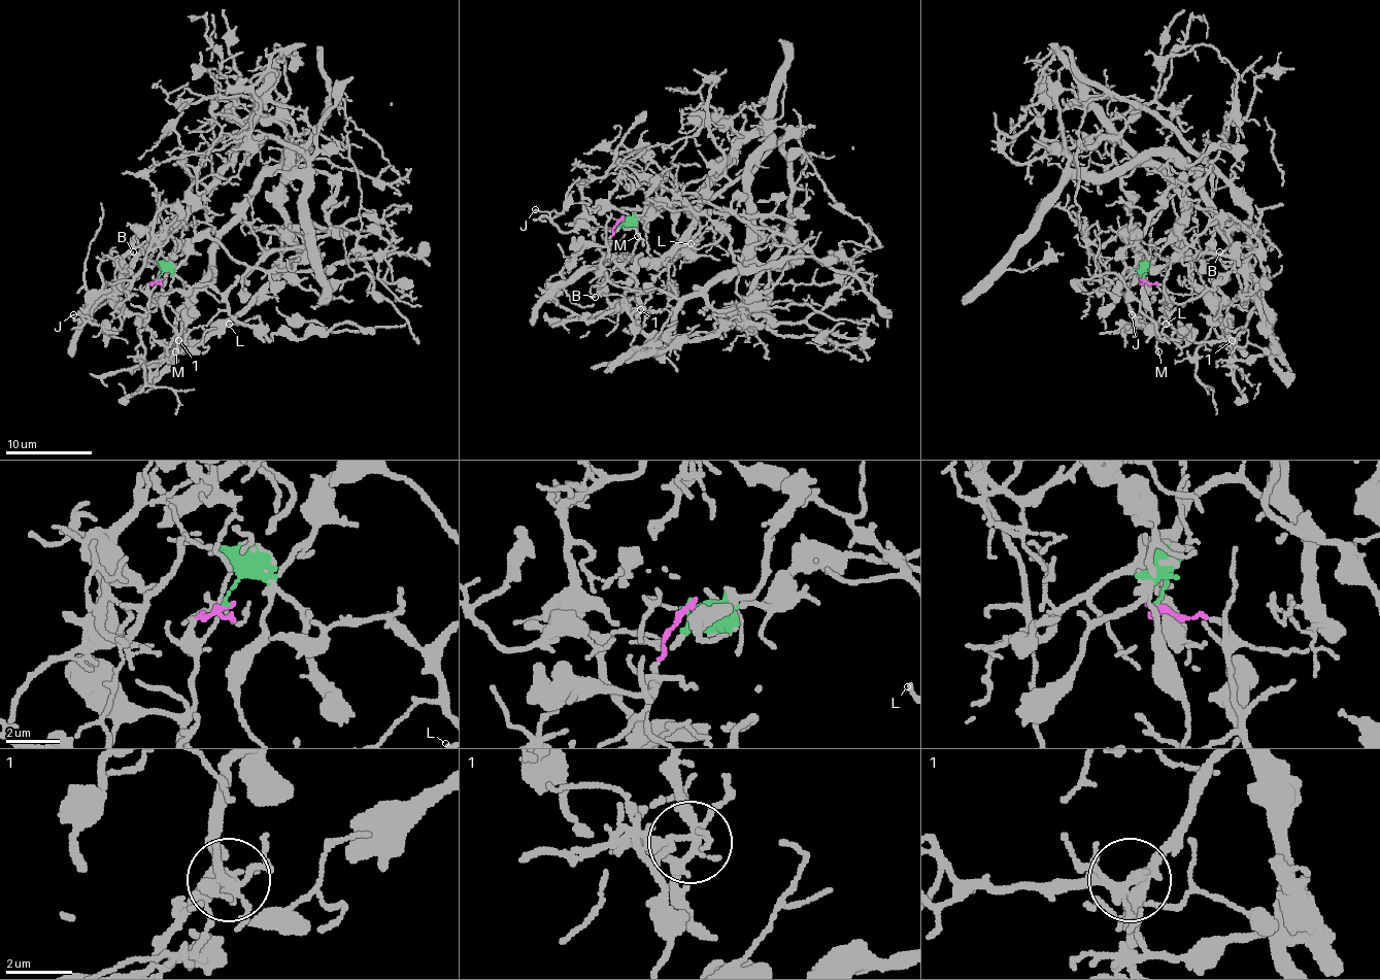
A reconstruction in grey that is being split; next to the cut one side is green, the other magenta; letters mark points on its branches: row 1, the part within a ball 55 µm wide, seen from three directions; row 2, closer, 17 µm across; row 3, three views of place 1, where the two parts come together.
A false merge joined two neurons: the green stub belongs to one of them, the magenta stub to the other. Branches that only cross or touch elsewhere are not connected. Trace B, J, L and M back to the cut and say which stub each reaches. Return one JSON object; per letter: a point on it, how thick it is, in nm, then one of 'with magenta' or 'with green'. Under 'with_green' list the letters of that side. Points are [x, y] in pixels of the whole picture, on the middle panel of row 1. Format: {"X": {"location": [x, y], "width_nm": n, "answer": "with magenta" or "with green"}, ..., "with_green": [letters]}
{"B": {"location": [595, 297], "width_nm": 150, "answer": "with green"}, "J": {"location": [535, 209], "width_nm": 110, "answer": "with green"}, "L": {"location": [691, 243], "width_nm": 170, "answer": "with magenta"}, "M": {"location": [637, 236], "width_nm": 150, "answer": "with magenta"}, "with_green": ["B", "J"]}

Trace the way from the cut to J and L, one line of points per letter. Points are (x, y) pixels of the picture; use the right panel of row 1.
J: (1140, 279), (1146, 266), (1154, 262), (1148, 246), (1144, 283), (1154, 301), (1140, 319), (1131, 313)
L: (1140, 279), (1164, 288), (1185, 339), (1231, 341), (1256, 303), (1185, 167), (1126, 292), (1140, 325), (1166, 325)

